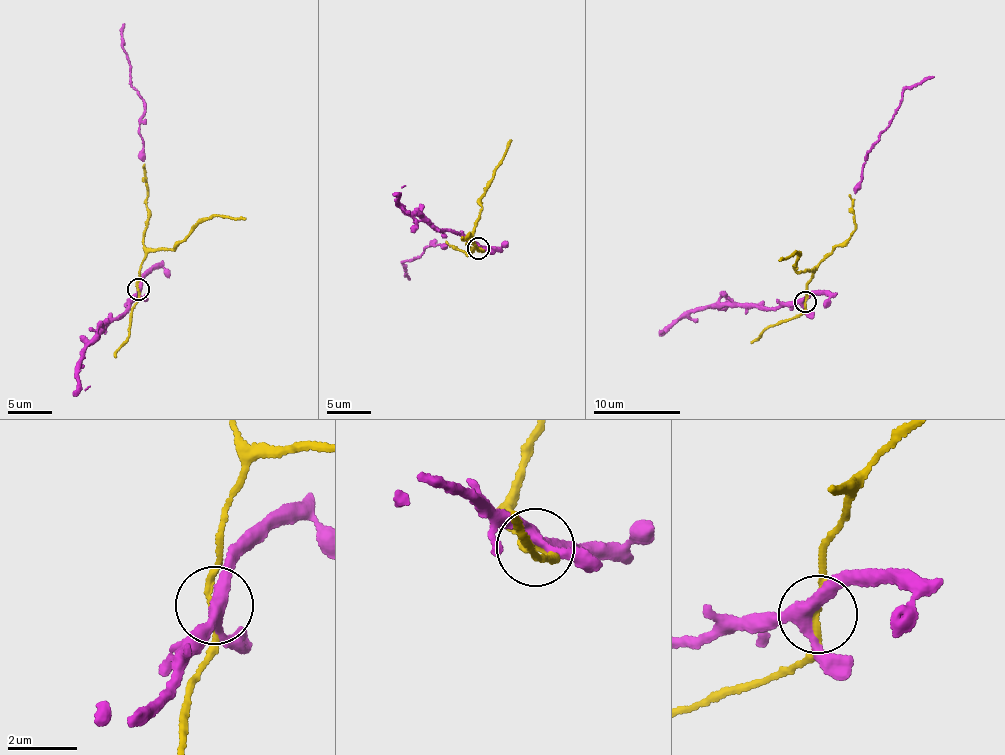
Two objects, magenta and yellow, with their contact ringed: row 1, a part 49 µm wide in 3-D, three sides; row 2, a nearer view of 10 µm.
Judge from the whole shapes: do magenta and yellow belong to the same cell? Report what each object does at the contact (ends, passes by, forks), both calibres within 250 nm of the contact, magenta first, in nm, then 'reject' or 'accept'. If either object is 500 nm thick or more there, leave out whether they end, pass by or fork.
magenta forks | yellow passes by | 320/170 nm | accept

